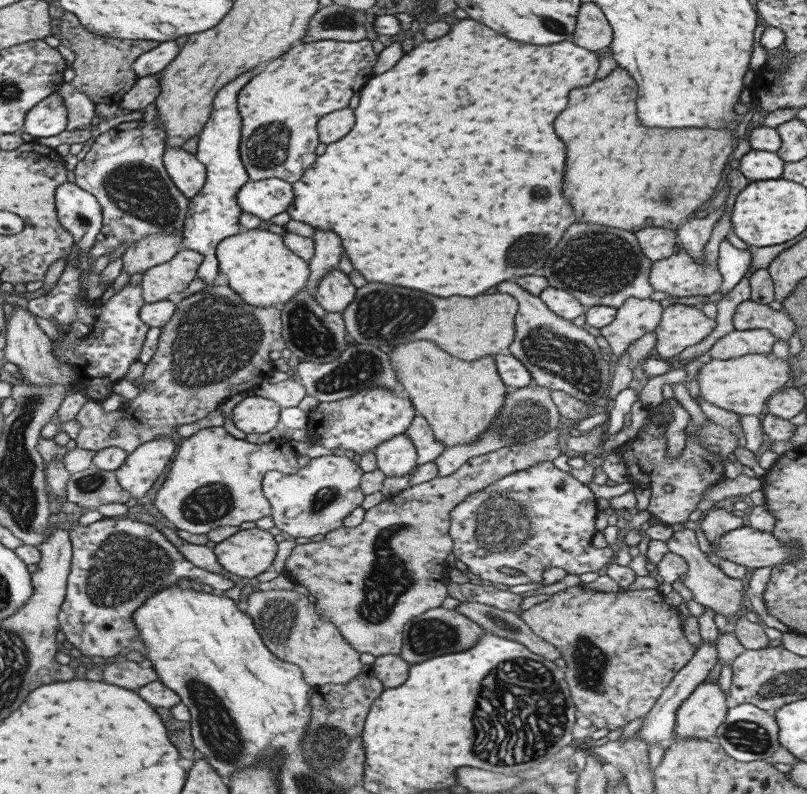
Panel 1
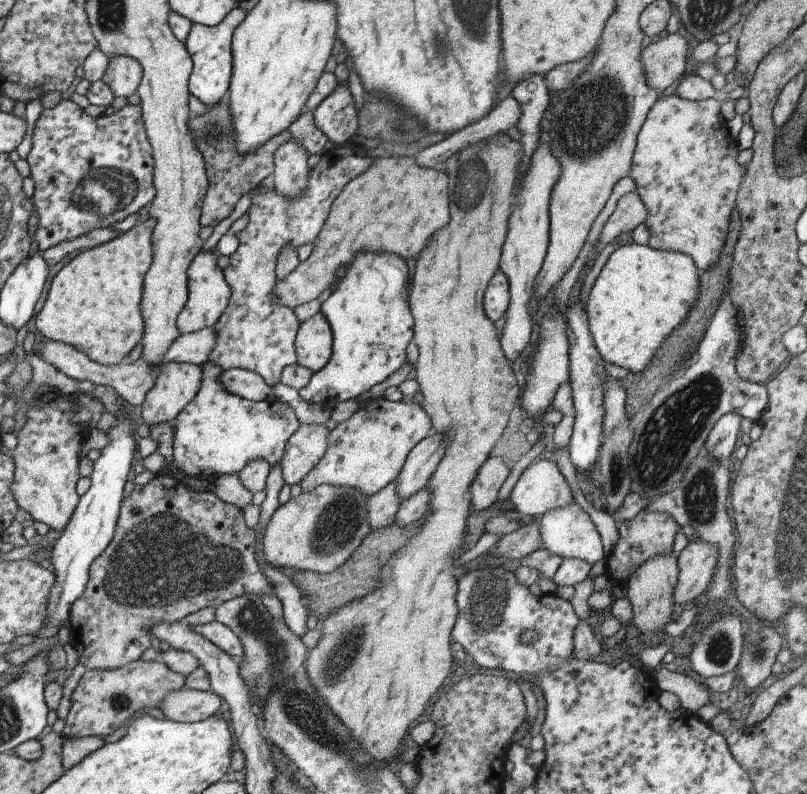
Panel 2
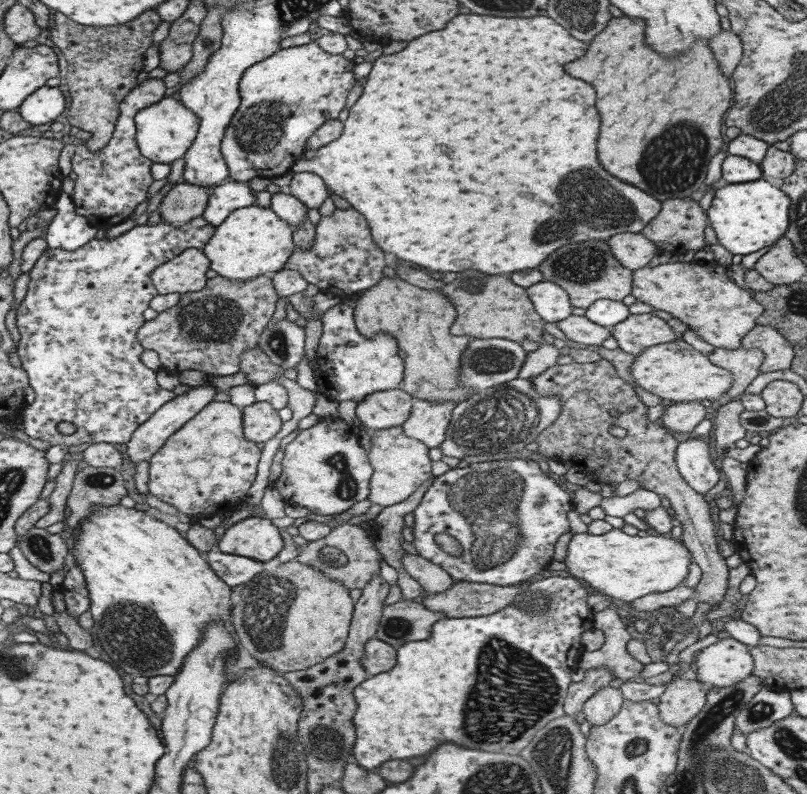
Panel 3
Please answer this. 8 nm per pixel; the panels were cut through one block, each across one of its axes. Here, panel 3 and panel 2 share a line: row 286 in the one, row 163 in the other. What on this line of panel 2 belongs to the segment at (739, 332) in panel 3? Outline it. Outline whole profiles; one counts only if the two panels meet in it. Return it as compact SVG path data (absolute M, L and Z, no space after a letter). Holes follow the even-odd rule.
M673 95L658 98L652 105L637 136L629 176L636 182L648 216L646 226L650 232L648 246L661 251L672 251L690 255L701 273L716 266L724 248L730 214L735 208L736 194L746 176L746 166L738 164L736 139L730 136L726 125L719 119L721 101L719 97L703 101L691 101Z

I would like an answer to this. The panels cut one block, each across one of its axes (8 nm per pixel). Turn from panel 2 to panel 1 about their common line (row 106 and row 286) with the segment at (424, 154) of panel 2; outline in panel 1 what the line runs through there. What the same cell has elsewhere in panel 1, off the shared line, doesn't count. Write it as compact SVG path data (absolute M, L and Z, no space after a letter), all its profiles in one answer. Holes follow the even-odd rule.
M500 282L498 292L510 294L518 300L520 308L516 318L516 334L508 352L512 353L530 372L537 385L567 392L570 396L592 403L608 396L613 365L604 360L596 338L584 326L579 327L550 310L539 297L530 294L514 282Z

